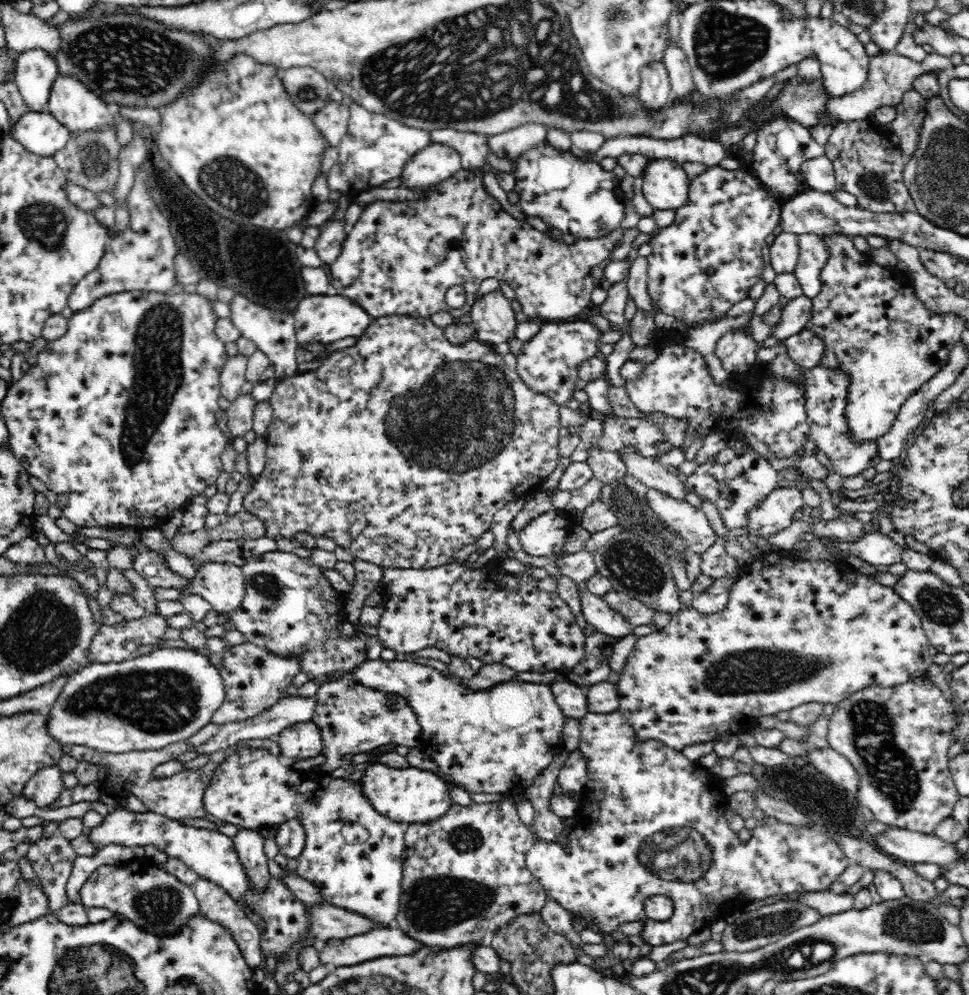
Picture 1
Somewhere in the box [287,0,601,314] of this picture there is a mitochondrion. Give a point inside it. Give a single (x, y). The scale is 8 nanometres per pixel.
(306, 92)

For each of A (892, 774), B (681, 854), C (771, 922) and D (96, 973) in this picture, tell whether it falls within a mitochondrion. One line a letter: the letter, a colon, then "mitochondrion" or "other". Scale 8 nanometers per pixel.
A: mitochondrion
B: mitochondrion
C: mitochondrion
D: mitochondrion

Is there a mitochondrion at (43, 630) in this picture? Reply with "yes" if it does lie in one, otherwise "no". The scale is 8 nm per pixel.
yes

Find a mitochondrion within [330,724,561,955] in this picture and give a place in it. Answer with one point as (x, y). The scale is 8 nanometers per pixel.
(434, 902)

